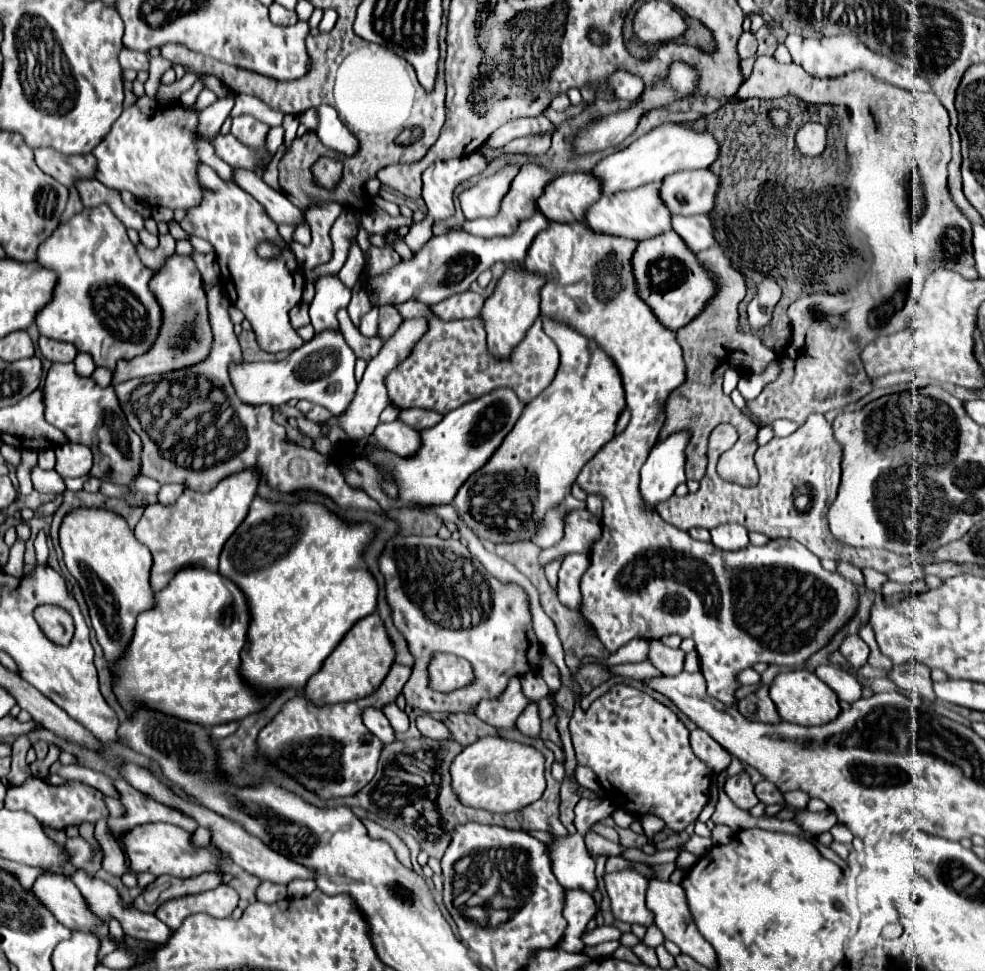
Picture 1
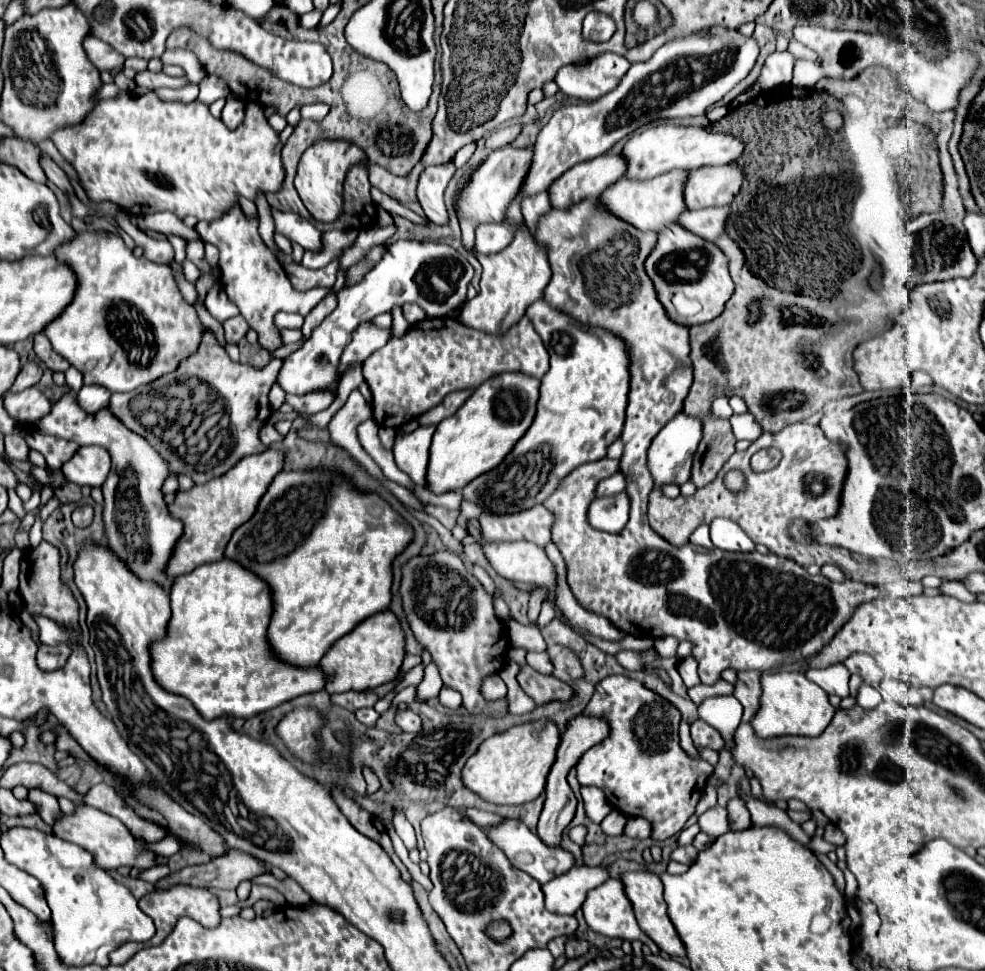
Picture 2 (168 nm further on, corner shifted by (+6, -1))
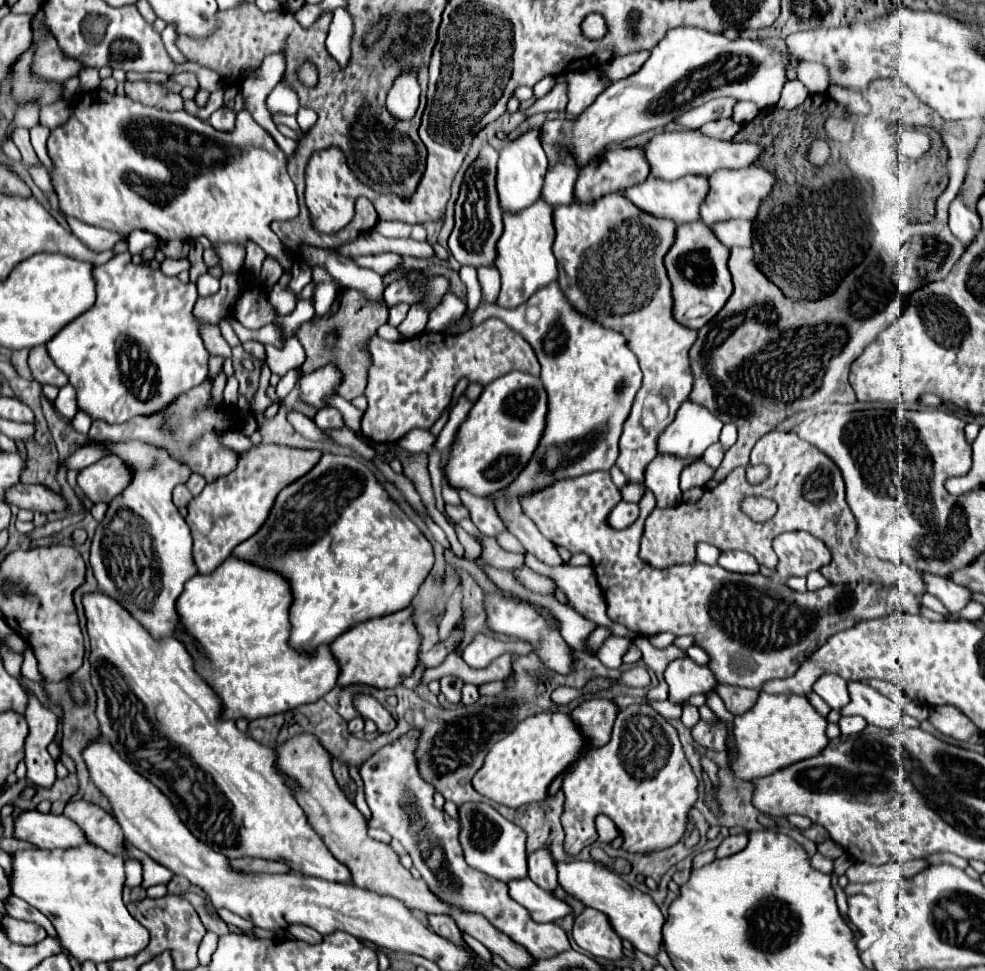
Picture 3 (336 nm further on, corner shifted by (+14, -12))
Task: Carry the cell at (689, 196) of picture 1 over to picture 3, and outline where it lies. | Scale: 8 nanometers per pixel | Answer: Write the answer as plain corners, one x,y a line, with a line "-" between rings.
750,165
744,169
720,169
716,173
712,173
710,177
710,193
706,197
706,201
702,203
702,221
704,223
720,223
726,219
740,219
740,221
752,221
758,217
760,205
766,199
766,195
770,195
770,191
774,189
776,177
774,173
766,171
764,167
758,165

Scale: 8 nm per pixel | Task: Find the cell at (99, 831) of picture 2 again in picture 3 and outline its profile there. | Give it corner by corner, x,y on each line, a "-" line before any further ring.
22,811
14,819
14,837
38,849
70,849
86,843
84,833
64,815

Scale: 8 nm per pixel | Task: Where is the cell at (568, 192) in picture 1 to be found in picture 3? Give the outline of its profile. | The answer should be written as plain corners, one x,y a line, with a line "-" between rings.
642,147
606,149
598,159
590,161
586,167
580,169
580,177
576,181
576,199
582,203
590,203
594,199
600,199
602,195
624,191
626,187
638,185
646,181
648,175
650,175
650,163
646,163
646,155

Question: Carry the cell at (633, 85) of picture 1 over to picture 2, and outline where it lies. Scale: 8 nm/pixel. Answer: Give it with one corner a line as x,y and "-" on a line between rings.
604,54
584,66
562,66
556,76
560,90
572,98
580,100
598,100
610,90
614,90
624,74
628,72
630,62
618,54

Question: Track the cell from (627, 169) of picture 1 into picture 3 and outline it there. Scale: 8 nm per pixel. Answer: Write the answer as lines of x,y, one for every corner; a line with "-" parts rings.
670,131
670,133
660,133
652,141
644,145
646,157
650,161
650,177
660,177
660,179
680,179
686,175
712,175
718,169
740,169
748,167
758,161
762,155
762,147
756,143
736,143
736,141
722,141
714,139
708,135
702,135
700,131

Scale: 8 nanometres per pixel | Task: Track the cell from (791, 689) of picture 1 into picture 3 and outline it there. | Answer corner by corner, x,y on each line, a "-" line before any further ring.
762,691
750,711
734,717
734,755
728,757
732,775
744,783
752,783
758,777
772,775
782,767
790,767
802,759
822,753
822,749
828,745
826,725
826,719
810,705
806,697
770,695

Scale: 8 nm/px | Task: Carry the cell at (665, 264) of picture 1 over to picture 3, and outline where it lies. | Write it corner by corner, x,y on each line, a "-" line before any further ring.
700,221
678,225
676,241
664,259
672,281
674,317
678,323
690,329
700,329
726,305
732,295
732,279
726,265
728,255
728,247
718,241
714,231
710,231
710,225

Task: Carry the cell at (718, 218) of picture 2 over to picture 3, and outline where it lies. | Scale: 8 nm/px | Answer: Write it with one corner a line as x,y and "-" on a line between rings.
724,221
712,225
716,237
726,245
726,247
752,247
752,231
754,223
752,221

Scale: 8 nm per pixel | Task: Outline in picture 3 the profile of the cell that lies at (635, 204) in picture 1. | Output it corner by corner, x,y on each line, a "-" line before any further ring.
686,175
678,181
664,181
664,179
648,177
646,183
640,183
640,185
626,189
624,195
646,213
652,213
656,217
668,217
668,219
674,219
676,223
690,223
690,221
700,219
700,203
704,203
708,191
710,191
708,177

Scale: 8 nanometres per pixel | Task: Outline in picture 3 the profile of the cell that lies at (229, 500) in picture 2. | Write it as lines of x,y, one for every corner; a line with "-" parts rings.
260,443
238,455
238,465
232,473
208,483
204,491
190,501
186,517
194,537
194,559
198,573
214,571
226,557
230,557
236,545
254,535
262,523
266,523
266,515
270,515
270,507
274,505
278,491
294,483
294,479
306,475
306,471
310,471
320,457
322,451
316,449

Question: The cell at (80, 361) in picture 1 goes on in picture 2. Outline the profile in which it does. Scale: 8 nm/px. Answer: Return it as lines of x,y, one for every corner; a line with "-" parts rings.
70,366
68,370
66,370
66,382
68,382
68,386
72,388
72,390
80,390
82,388
82,372
78,372
74,366

